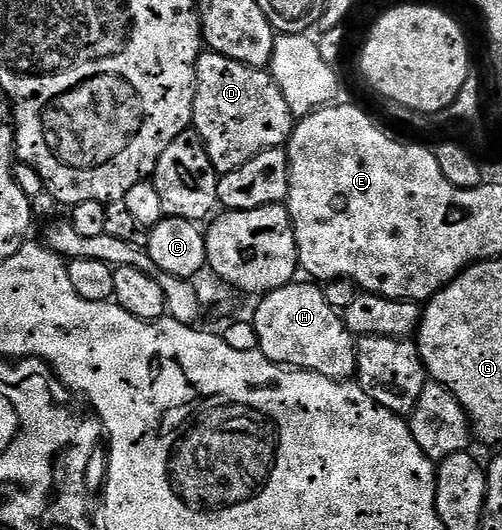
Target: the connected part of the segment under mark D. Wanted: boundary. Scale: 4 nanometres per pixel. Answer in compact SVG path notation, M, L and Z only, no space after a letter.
M204 52L198 57L196 64L196 100L194 101L193 130L204 140L208 156L212 164L218 169L219 175L232 172L240 168L240 164L248 164L252 156L265 150L277 150L285 147L294 135L296 119L284 100L284 92L270 75L269 69L257 70L251 66L240 64L223 54Z

